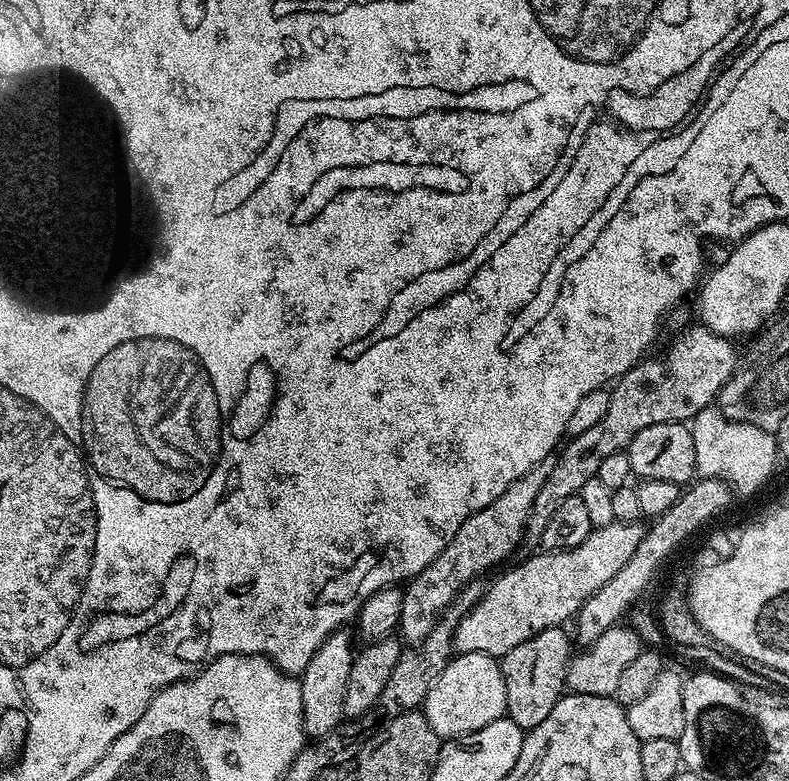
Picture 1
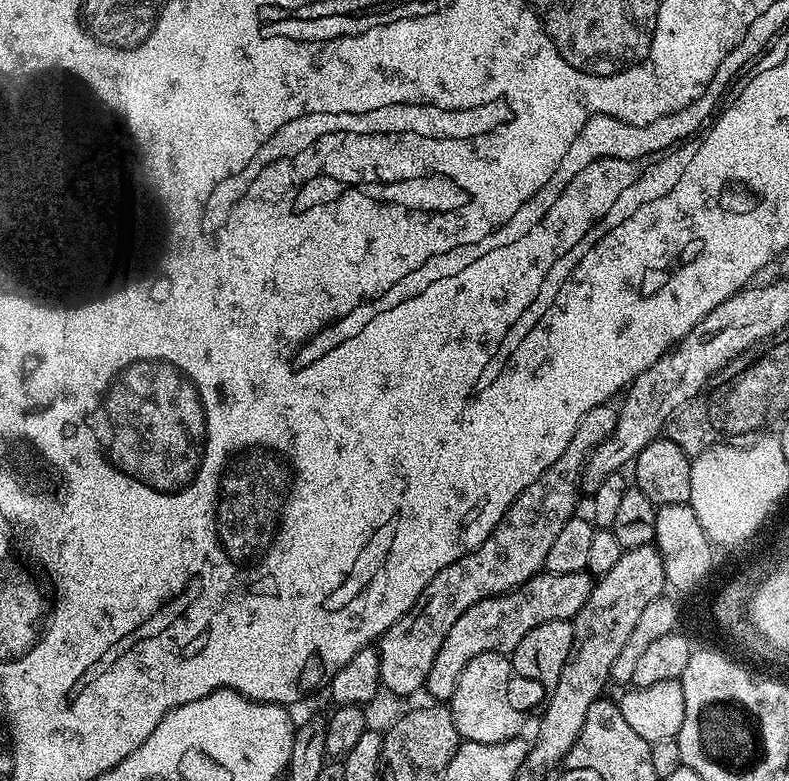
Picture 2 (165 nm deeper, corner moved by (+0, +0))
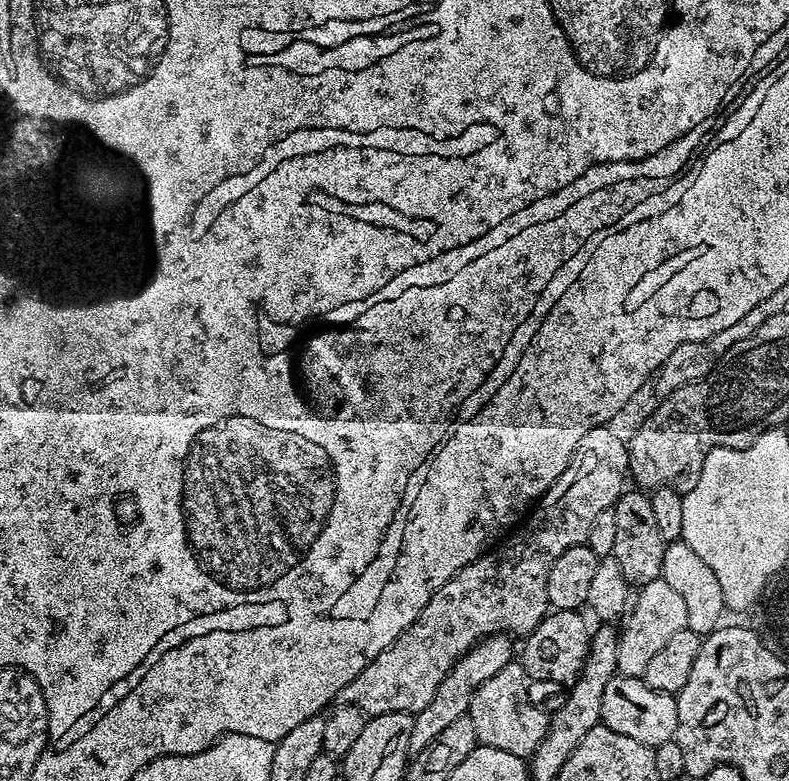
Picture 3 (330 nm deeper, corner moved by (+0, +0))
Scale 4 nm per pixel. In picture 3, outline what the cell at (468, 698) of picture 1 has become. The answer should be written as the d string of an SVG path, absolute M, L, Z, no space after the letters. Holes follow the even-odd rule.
M509 662L486 682L482 682L468 707L468 717L474 722L477 741L485 748L506 750L515 756L531 757L548 733L549 713L532 704L528 697L530 681L518 662Z

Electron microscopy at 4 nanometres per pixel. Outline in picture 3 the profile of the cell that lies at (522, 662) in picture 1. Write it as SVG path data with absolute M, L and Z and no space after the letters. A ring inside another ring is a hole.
M552 610L544 617L540 625L523 637L524 649L519 649L518 663L524 668L524 674L529 681L545 680L548 684L564 684L568 686L579 677L584 669L584 663L592 647L592 632L586 621L580 617L581 613L576 610Z

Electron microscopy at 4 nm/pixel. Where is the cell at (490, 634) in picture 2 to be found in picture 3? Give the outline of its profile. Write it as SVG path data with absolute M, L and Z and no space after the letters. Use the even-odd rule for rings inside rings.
M504 634L484 637L452 667L446 678L442 678L442 684L438 686L438 694L434 694L432 701L426 705L426 710L414 715L414 730L410 734L409 753L421 752L426 746L434 743L442 734L442 730L446 730L446 726L451 726L452 723L458 722L458 718L468 714L468 707L480 684L494 678L494 674L498 674L498 670L502 670L502 666L506 666L513 659L514 648L512 652L512 644L508 640L511 639Z

